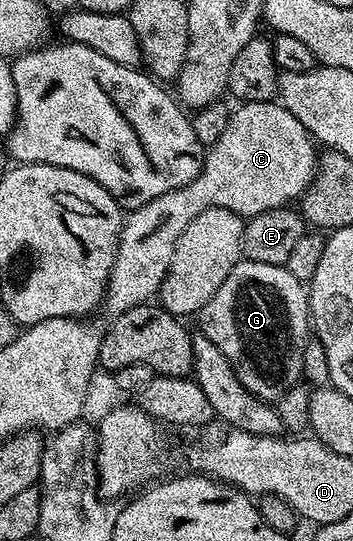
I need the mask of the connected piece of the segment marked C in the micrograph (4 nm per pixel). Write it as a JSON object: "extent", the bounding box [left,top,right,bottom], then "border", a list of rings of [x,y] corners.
{"extent":[105,102,317,317],"border":[[[282,102],[243,103],[230,112],[224,132],[209,147],[203,167],[189,185],[161,193],[153,201],[134,208],[119,232],[115,260],[105,288],[105,303],[111,317],[142,307],[154,300],[173,261],[175,242],[185,225],[210,207],[229,209],[250,217],[298,200],[317,174],[317,143],[283,107]]]}

